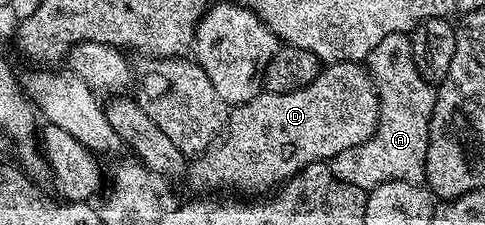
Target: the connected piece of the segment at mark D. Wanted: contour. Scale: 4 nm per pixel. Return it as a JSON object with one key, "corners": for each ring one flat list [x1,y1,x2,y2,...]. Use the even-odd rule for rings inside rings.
{"corners":[[359,62,354,63,329,63,320,72,310,85,306,85,302,89,298,89,294,93,274,93,273,91,255,95,250,101,235,104,231,108,230,114,227,116,226,134,215,145,208,148,203,154,195,156,190,163,190,171,193,171,192,179,200,187,221,187,224,193,244,193,240,191,264,191,260,193,268,193,273,189,279,188,281,185,294,178,299,171,308,163,322,163,332,160,338,153,342,153,351,147,365,143,369,137,376,131,376,122,380,116,380,102,376,96,376,87,372,83,372,76]]}

